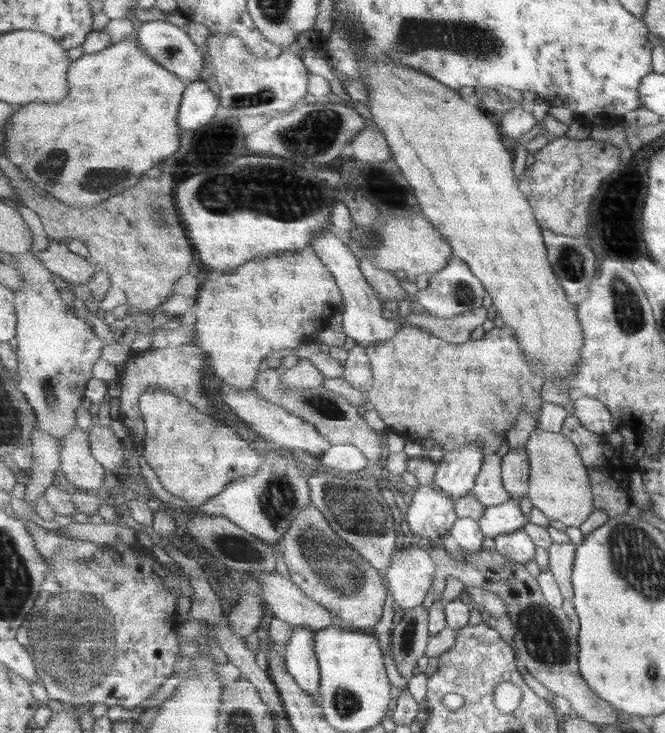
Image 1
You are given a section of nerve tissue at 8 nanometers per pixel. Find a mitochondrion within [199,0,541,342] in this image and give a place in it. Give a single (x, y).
(414, 35)

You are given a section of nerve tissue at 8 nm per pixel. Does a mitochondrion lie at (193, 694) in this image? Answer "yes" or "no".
no

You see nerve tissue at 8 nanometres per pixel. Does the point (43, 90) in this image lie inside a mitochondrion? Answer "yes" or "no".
no

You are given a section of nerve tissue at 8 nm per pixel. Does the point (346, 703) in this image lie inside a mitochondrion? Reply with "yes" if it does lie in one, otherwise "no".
yes

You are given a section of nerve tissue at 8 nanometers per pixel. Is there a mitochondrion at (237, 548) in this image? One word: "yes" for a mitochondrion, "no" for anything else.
yes

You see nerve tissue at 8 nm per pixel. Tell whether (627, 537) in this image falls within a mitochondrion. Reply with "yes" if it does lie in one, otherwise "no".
yes

